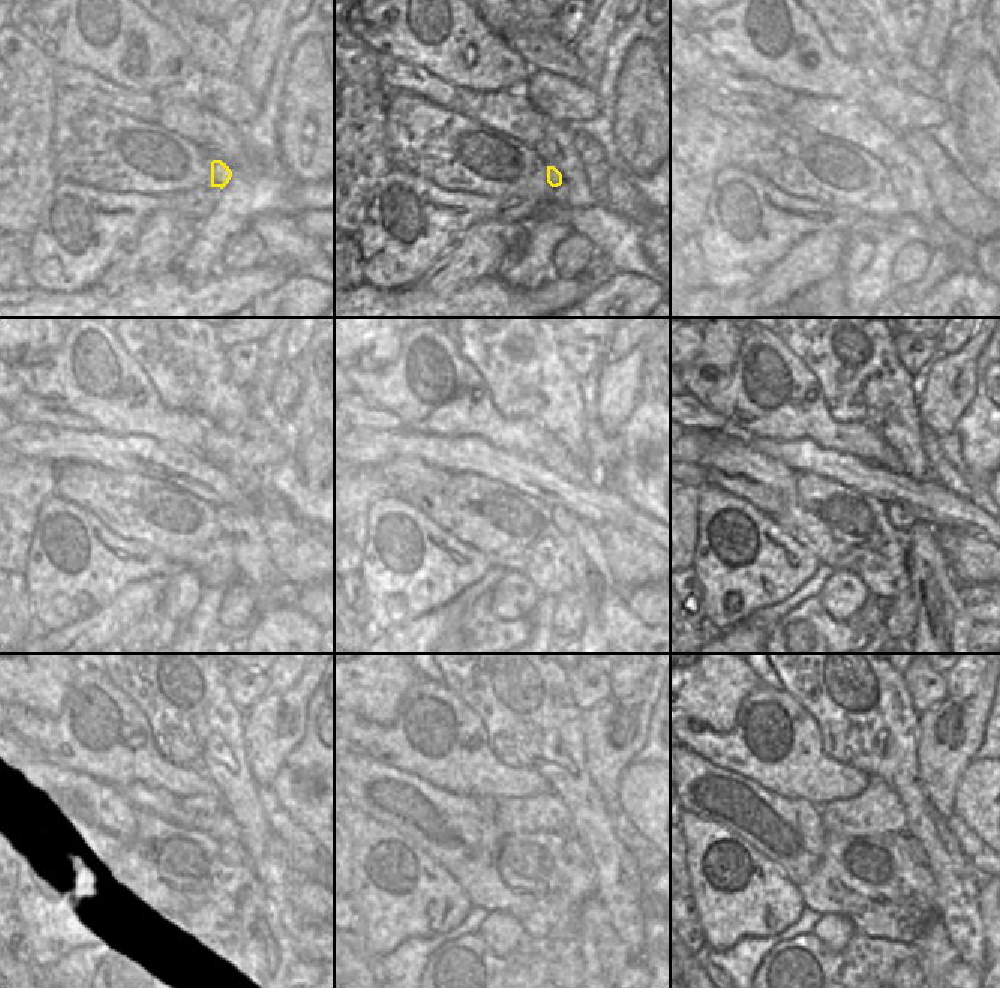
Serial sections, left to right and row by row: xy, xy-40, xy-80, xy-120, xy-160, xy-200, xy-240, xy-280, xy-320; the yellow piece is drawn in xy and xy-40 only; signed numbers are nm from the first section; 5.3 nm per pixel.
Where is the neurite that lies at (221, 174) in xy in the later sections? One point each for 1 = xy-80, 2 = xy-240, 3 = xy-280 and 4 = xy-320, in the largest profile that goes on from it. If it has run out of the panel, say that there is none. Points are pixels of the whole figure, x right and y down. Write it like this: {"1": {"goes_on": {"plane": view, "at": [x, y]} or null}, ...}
{"1": {"goes_on": {"plane": "xy-80", "at": [898, 182]}}, "2": {"goes_on": {"plane": "xy-240", "at": [233, 852]}}, "3": {"goes_on": {"plane": "xy-280", "at": [576, 853]}}, "4": {"goes_on": {"plane": "xy-320", "at": [916, 850]}}}

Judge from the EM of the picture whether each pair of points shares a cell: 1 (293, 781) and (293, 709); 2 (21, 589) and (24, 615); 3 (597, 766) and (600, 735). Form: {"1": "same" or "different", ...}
{"1": "different", "2": "same", "3": "same"}

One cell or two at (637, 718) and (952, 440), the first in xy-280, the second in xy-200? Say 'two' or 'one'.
two

